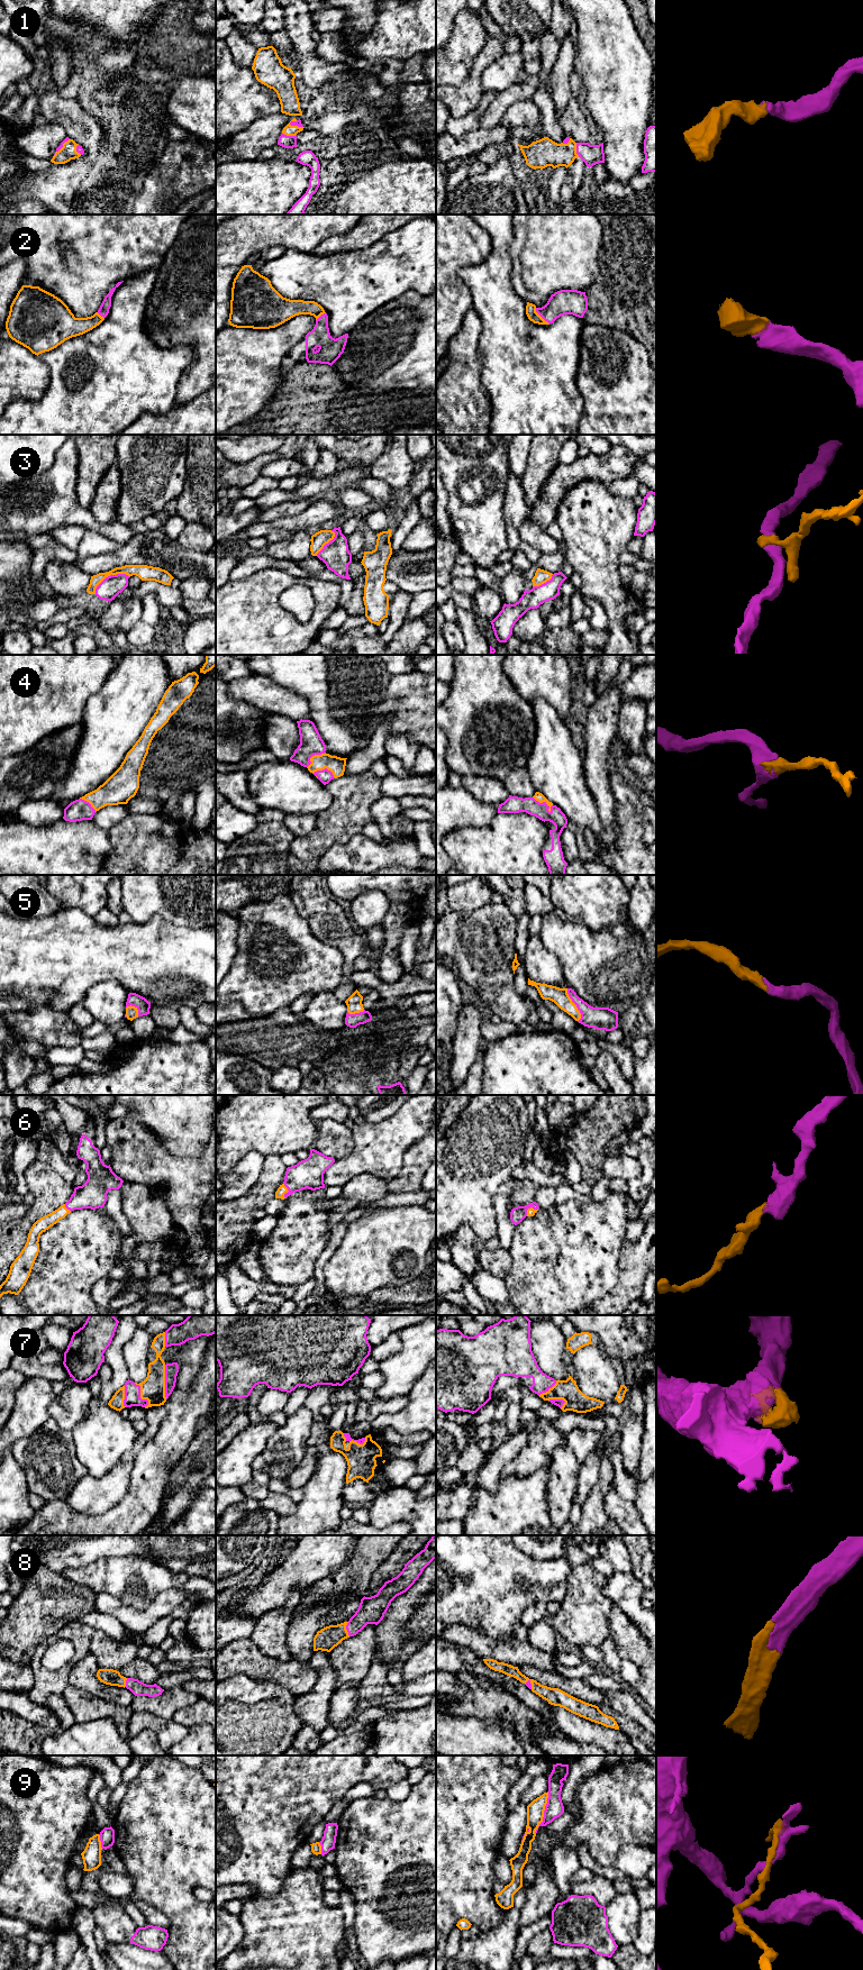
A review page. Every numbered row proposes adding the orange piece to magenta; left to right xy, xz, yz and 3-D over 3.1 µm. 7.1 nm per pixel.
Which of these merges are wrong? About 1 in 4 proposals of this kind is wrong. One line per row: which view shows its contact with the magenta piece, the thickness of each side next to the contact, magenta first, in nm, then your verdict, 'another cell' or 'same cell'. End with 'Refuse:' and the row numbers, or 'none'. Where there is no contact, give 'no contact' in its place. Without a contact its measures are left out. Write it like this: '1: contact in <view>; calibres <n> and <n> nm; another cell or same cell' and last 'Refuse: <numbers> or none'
1: contact in xz; calibres 100 and 80 nm; same cell
2: contact in yz; calibres 180 and 80 nm; same cell
3: contact in xy; calibres 150 and 110 nm; another cell
4: contact in yz; calibres 130 and 70 nm; same cell
5: contact in yz; calibres 160 and 120 nm; same cell
6: contact in xz; calibres 200 and 70 nm; same cell
7: contact in xy; calibres 100 and 180 nm; same cell
8: contact in xz; calibres 190 and 160 nm; same cell
9: contact in yz; calibres 140 and 130 nm; another cell
Refuse: 3, 9

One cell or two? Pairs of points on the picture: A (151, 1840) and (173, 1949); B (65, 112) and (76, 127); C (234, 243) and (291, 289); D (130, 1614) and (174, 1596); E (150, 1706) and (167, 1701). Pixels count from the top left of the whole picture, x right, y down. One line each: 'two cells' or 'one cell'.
A: one cell
B: one cell
C: two cells
D: one cell
E: one cell

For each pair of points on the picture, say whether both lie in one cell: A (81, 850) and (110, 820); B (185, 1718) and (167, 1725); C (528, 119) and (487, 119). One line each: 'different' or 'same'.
A: different
B: different
C: different

